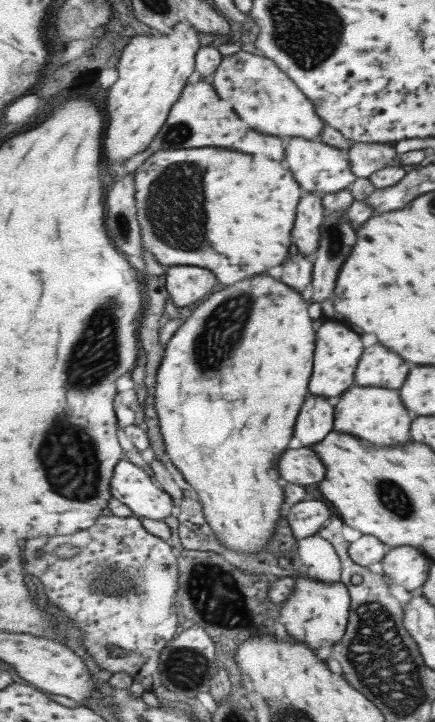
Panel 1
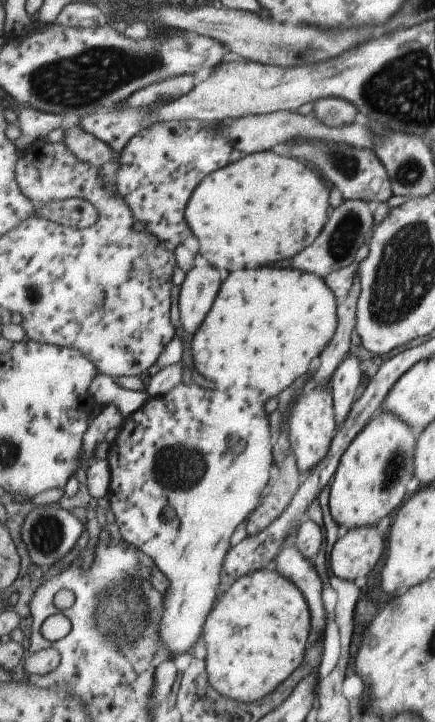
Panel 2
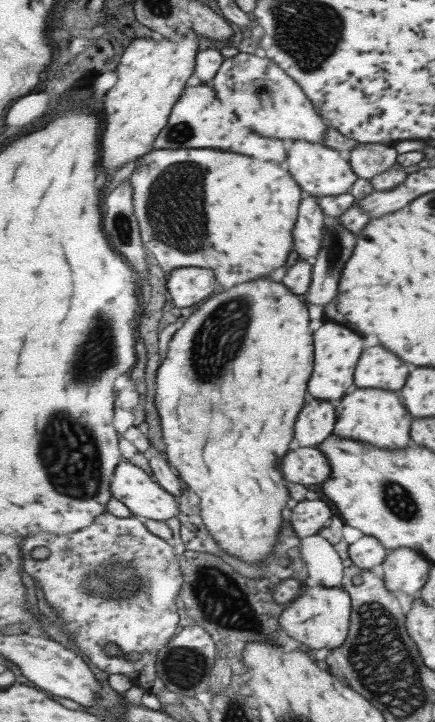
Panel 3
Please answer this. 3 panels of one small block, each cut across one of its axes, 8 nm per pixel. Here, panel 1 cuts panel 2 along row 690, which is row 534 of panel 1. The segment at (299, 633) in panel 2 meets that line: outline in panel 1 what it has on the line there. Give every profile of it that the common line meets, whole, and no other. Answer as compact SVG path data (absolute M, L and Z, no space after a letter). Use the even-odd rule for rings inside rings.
M267 274L237 282L233 288L209 295L209 300L177 329L159 368L155 407L167 458L196 491L210 527L234 551L259 555L279 528L285 490L277 484L277 460L289 448L314 372L317 336L309 316L311 303L292 286Z

